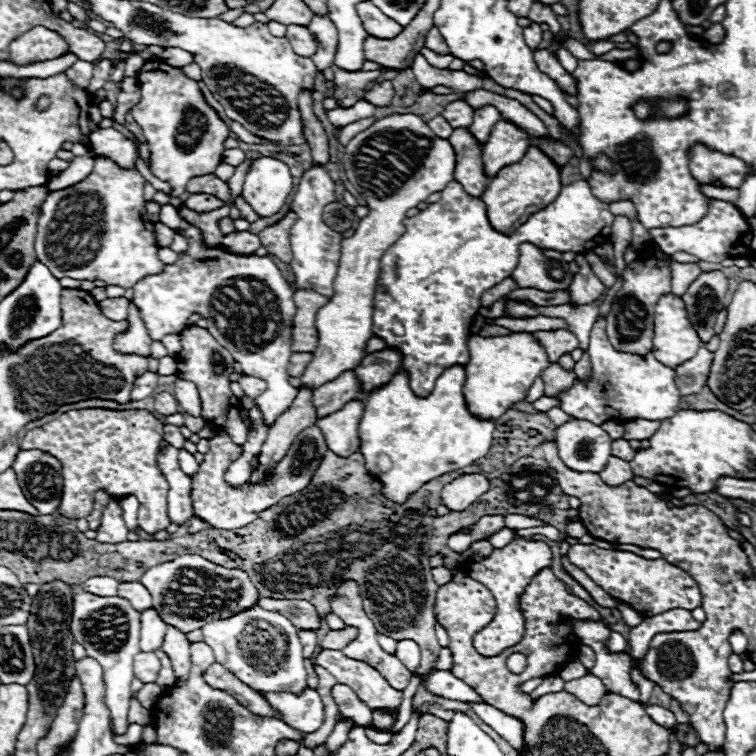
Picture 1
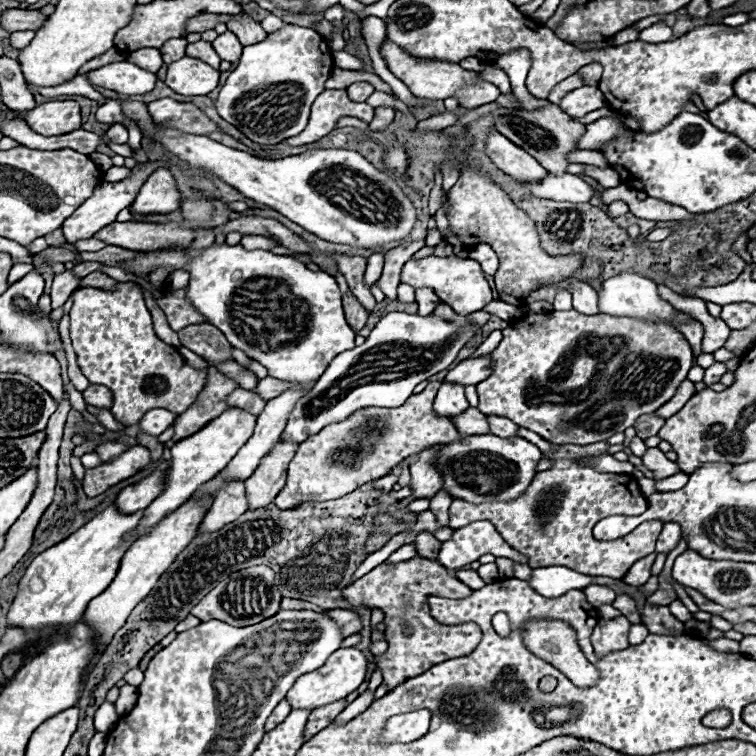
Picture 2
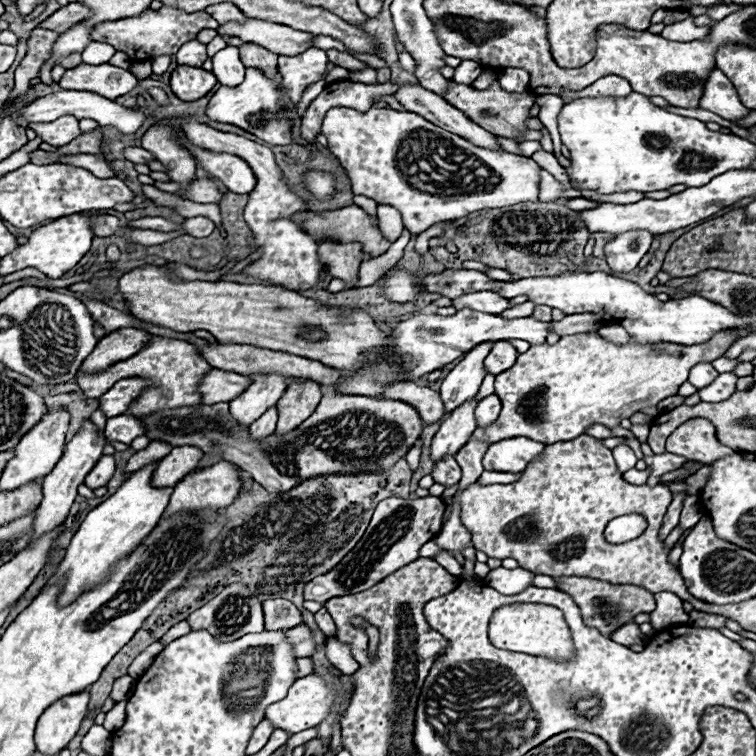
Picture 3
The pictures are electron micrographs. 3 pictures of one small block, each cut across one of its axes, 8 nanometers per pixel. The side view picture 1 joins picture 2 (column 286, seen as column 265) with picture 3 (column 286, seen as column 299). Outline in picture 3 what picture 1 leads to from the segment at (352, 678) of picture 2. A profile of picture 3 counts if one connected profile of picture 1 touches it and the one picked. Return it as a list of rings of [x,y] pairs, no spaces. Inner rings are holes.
[[[308,674],[304,678],[298,678],[296,684],[292,684],[292,688],[286,694],[286,698],[282,698],[280,702],[268,706],[266,718],[270,718],[276,728],[284,728],[288,734],[296,734],[296,732],[314,728],[330,714],[330,710],[334,706],[334,700],[336,700],[336,694],[338,694],[336,686],[334,684],[330,686],[324,680],[324,676]]]

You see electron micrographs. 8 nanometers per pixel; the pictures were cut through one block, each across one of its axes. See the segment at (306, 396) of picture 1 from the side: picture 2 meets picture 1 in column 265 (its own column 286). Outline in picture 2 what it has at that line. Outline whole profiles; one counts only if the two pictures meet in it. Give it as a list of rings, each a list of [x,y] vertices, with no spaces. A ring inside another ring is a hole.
[[[278,442],[272,452],[262,460],[258,470],[244,482],[248,510],[252,508],[266,508],[274,502],[280,488],[286,484],[288,464],[296,452],[296,444],[292,442]]]

